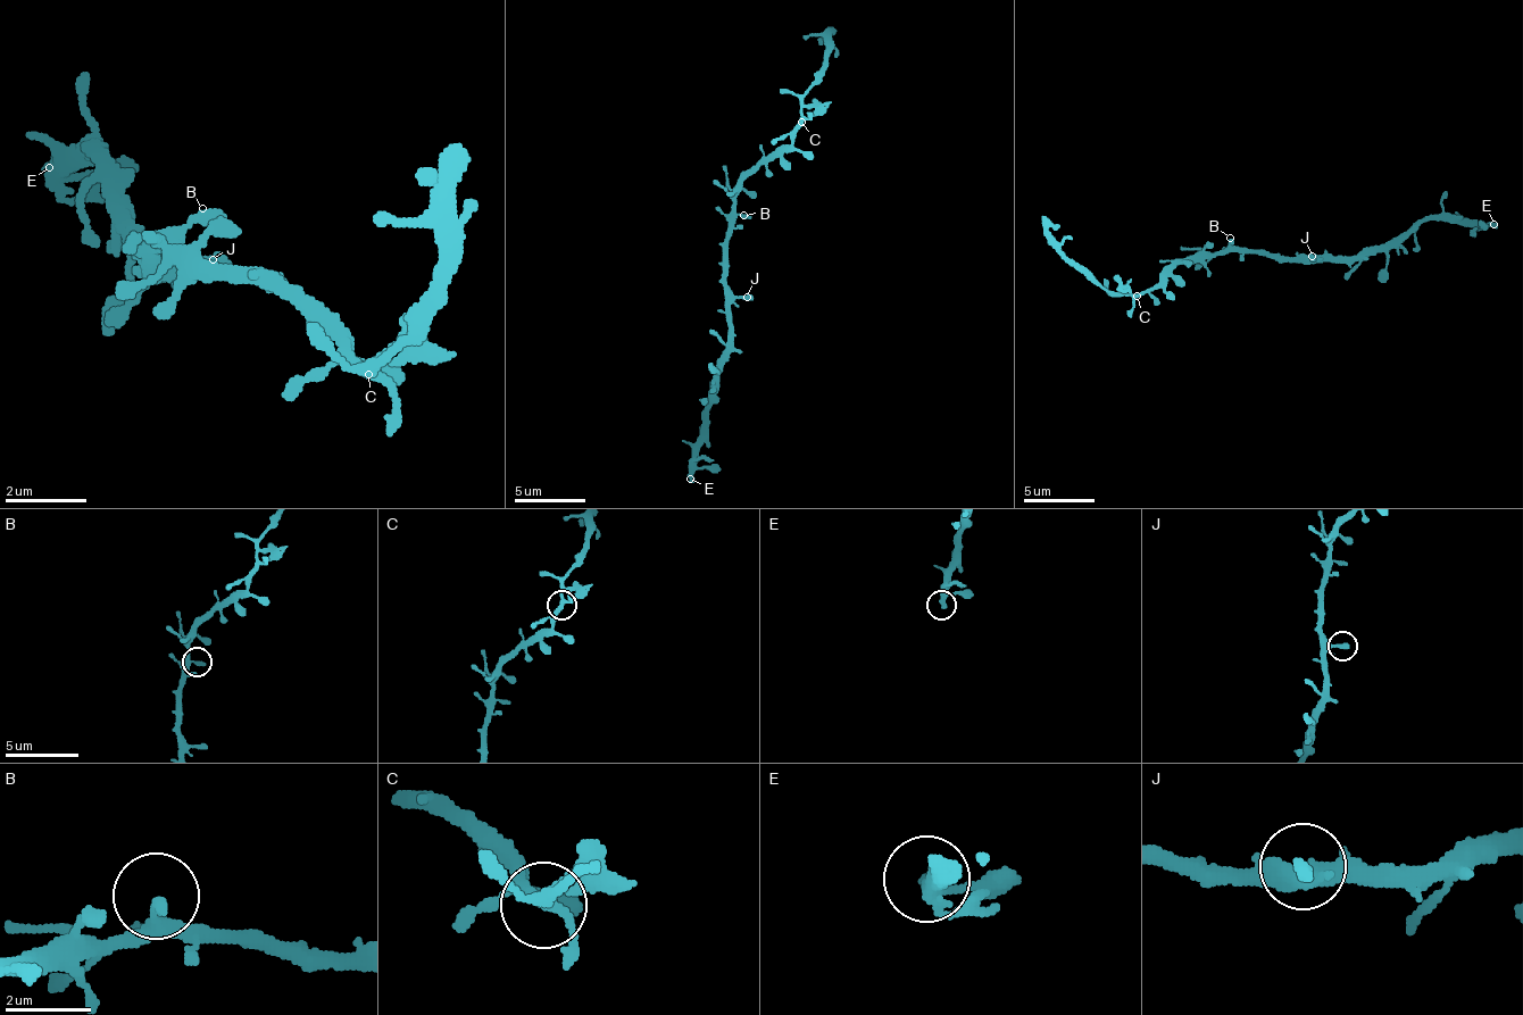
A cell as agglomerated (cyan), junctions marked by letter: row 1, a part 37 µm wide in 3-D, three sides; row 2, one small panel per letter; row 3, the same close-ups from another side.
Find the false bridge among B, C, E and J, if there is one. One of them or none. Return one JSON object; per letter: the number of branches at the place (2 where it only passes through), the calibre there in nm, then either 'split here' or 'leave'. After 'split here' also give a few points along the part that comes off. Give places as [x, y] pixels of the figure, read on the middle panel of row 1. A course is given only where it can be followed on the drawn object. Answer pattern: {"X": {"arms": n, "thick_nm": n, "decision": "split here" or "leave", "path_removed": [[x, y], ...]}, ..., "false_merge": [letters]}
{"B": {"arms": 2, "thick_nm": 240, "decision": "leave"}, "C": {"arms": 3, "thick_nm": 240, "decision": "leave"}, "E": {"arms": 2, "thick_nm": 320, "decision": "leave"}, "J": {"arms": 2, "thick_nm": 240, "decision": "leave"}, "false_merge": []}

